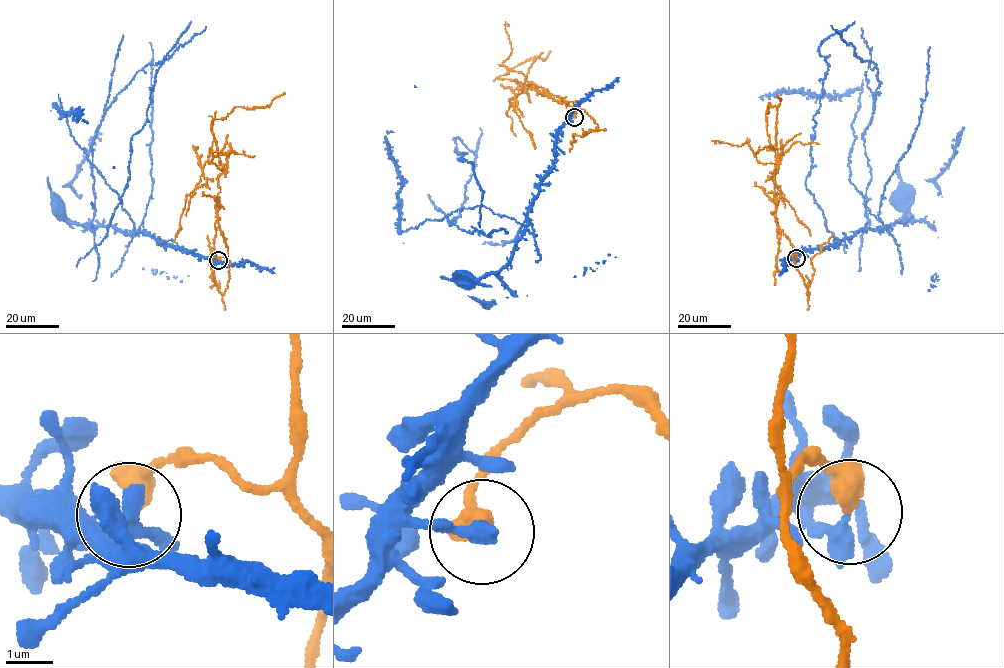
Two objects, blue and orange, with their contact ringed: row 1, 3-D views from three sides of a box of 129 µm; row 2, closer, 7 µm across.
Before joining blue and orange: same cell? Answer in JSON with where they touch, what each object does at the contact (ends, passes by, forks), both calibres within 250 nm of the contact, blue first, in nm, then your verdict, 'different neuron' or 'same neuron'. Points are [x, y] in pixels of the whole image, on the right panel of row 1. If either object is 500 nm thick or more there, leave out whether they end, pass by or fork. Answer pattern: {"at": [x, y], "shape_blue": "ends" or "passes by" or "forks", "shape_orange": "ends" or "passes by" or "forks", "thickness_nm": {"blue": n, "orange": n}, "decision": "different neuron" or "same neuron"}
{"at": [796, 258], "shape_blue": "ends", "shape_orange": "ends", "thickness_nm": {"blue": 360, "orange": 480}, "decision": "different neuron"}

